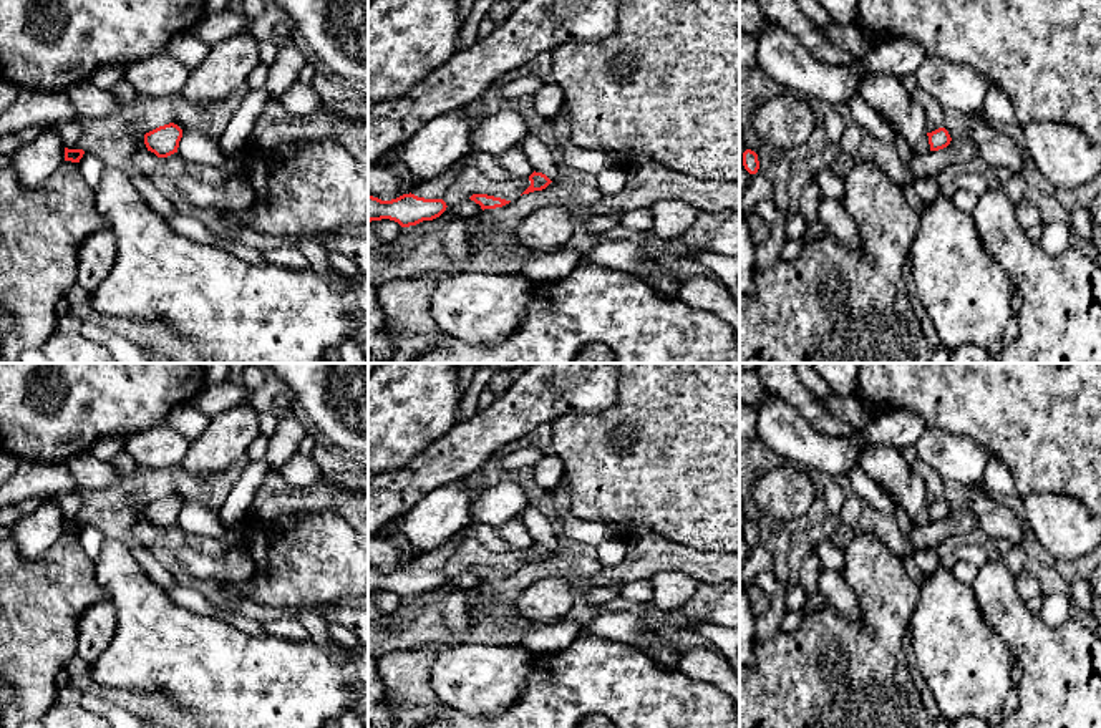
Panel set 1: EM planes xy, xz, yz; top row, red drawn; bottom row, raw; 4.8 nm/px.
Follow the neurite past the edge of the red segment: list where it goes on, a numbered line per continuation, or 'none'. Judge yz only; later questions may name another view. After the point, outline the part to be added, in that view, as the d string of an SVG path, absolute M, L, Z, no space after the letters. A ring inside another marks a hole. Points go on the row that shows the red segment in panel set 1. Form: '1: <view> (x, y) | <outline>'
none

